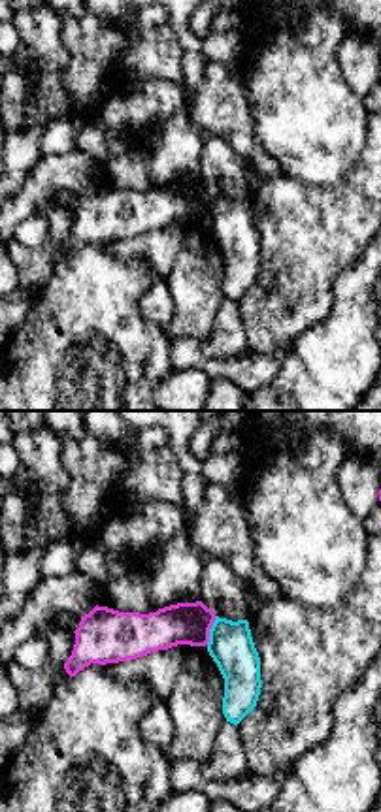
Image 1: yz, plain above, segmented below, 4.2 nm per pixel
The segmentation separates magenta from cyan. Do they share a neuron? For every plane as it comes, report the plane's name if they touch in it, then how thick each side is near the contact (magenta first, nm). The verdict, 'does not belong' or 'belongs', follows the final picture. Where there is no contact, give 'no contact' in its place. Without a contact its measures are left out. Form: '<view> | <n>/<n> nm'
yz | 180/190 nm

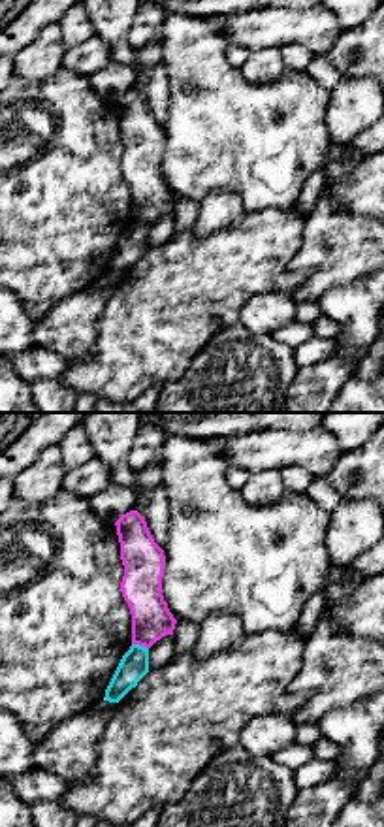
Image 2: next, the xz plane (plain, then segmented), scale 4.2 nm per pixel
xz | 180/120 nm

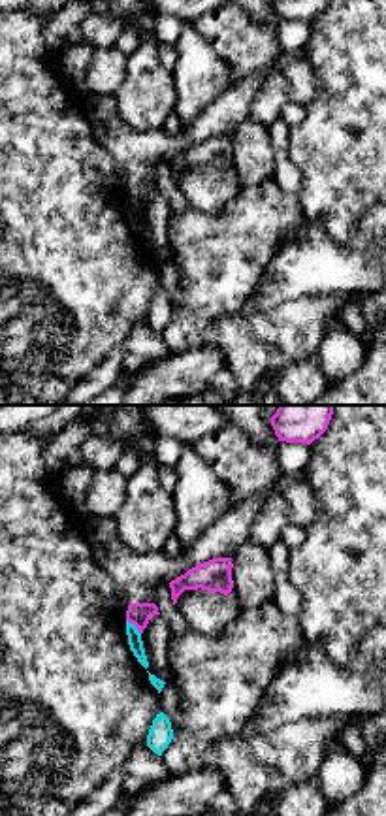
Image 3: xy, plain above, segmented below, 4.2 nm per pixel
xy | 100/60 nm

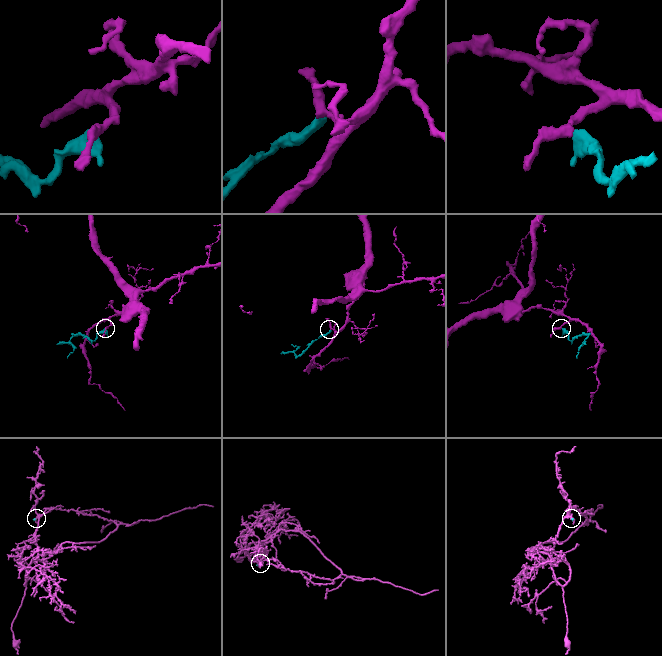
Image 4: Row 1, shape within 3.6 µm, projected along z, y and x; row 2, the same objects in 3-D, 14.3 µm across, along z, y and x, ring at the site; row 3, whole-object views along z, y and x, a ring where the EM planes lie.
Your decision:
does not belong

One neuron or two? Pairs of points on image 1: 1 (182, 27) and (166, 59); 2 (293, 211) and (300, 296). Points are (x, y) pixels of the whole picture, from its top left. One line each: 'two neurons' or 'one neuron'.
1: two neurons
2: one neuron

